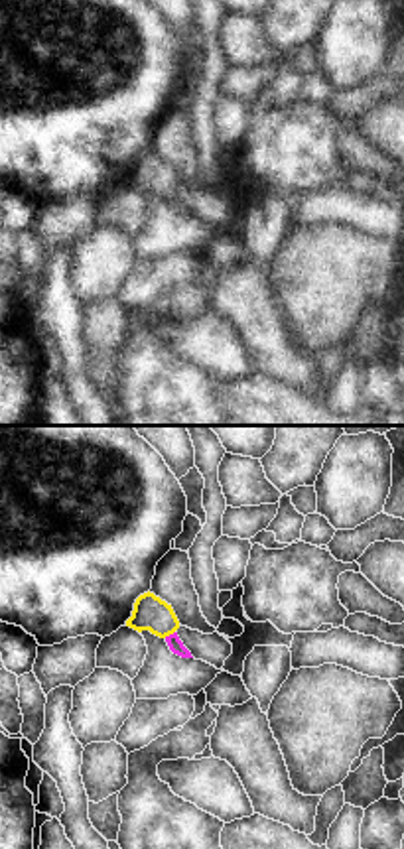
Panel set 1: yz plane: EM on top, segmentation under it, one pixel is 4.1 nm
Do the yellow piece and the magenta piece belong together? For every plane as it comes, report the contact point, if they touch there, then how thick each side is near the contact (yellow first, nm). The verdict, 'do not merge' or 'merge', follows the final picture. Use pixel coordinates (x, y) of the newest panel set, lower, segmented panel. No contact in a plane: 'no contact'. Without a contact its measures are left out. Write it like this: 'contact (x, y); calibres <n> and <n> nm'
contact (168, 635); calibres 140 and 60 nm

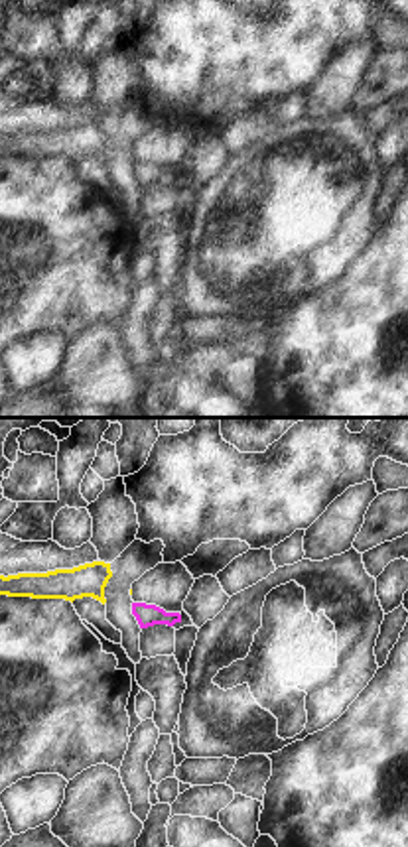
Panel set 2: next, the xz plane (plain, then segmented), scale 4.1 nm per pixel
no contact

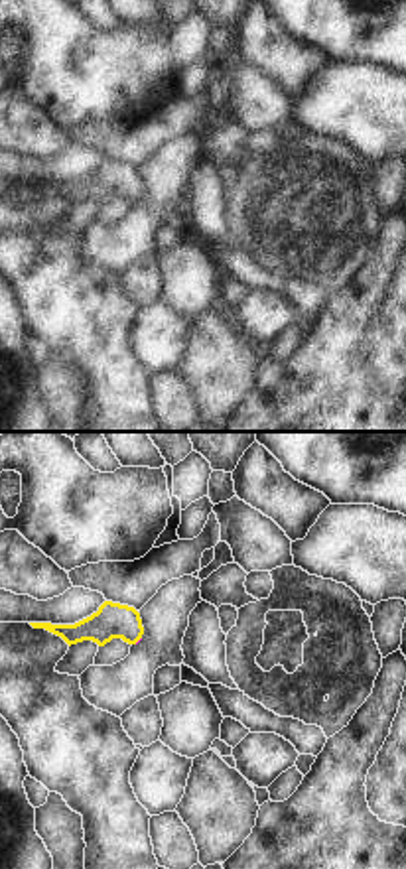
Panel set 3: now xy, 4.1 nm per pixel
contact (136, 641); calibres 140 and 20 nm

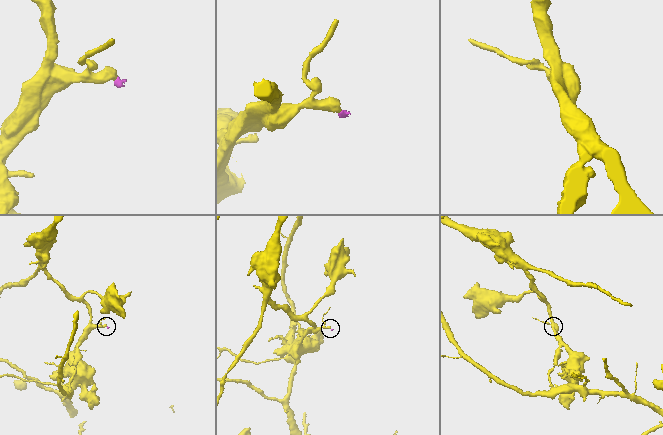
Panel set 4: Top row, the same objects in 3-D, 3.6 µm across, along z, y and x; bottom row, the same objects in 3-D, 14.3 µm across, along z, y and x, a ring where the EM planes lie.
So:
merge

